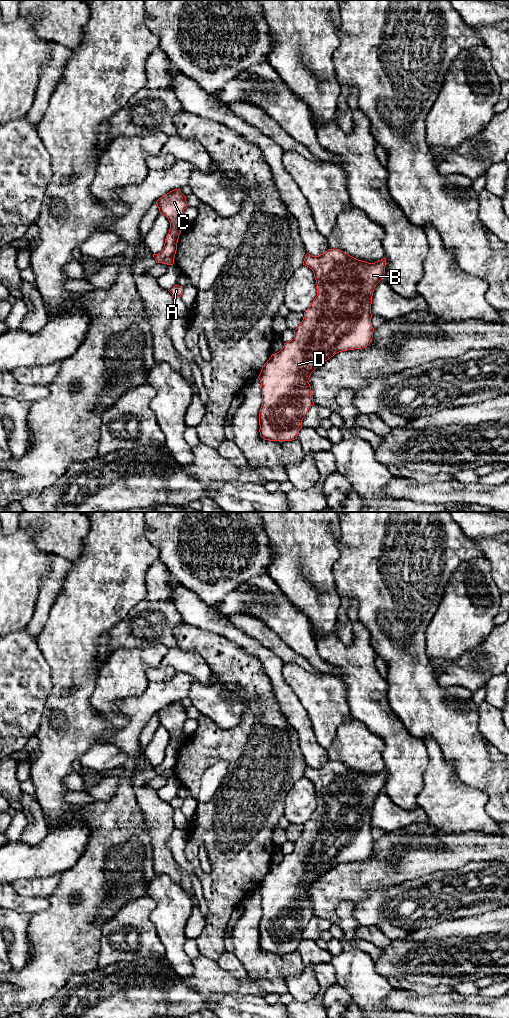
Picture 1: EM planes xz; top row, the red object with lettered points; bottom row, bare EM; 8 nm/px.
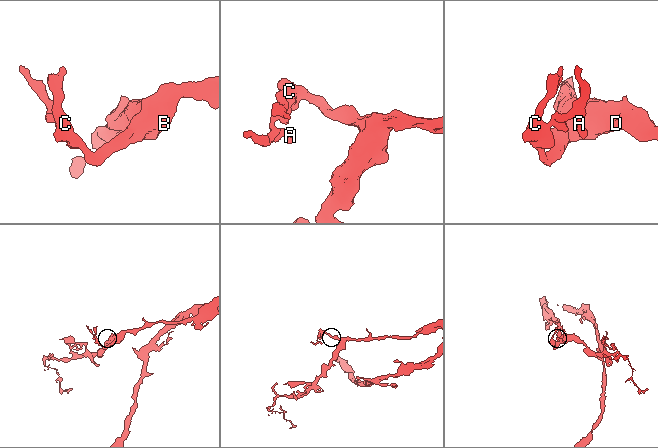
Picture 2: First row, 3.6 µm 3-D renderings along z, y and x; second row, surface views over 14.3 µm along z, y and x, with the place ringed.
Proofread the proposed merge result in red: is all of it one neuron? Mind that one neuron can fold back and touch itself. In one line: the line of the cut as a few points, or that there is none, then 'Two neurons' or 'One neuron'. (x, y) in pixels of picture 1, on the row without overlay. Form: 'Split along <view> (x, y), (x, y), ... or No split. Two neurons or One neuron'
No split. One neuron

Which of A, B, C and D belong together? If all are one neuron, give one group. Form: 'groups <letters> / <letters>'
groups A B C D

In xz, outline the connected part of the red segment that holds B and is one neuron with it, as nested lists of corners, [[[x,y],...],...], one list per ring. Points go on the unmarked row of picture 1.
[[[328,761],[325,765],[319,768],[312,768],[307,765],[305,767],[303,777],[309,779],[314,785],[317,796],[317,808],[311,815],[311,818],[304,824],[304,829],[301,836],[294,842],[294,850],[291,853],[284,855],[283,860],[279,864],[271,867],[269,872],[262,879],[261,884],[258,888],[262,900],[262,918],[259,924],[259,944],[262,950],[269,953],[292,953],[297,951],[298,945],[302,940],[302,932],[307,926],[308,922],[314,917],[312,902],[310,896],[308,895],[308,892],[311,885],[317,879],[319,879],[321,876],[323,876],[325,873],[329,872],[331,869],[339,864],[366,860],[371,855],[374,844],[374,840],[371,836],[372,808],[376,797],[384,789],[386,770],[378,772],[375,775],[368,775],[366,773],[358,772],[339,761]]]

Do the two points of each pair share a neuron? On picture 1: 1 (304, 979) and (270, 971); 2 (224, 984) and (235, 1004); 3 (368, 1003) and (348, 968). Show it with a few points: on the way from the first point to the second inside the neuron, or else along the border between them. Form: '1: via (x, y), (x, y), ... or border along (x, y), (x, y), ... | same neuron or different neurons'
1: border along (304, 965), (299, 974), (289, 976), (285, 980) | different neurons
2: border along (253, 993), (207, 996) | different neurons
3: via (368, 994), (368, 988), (357, 977) | same neuron

